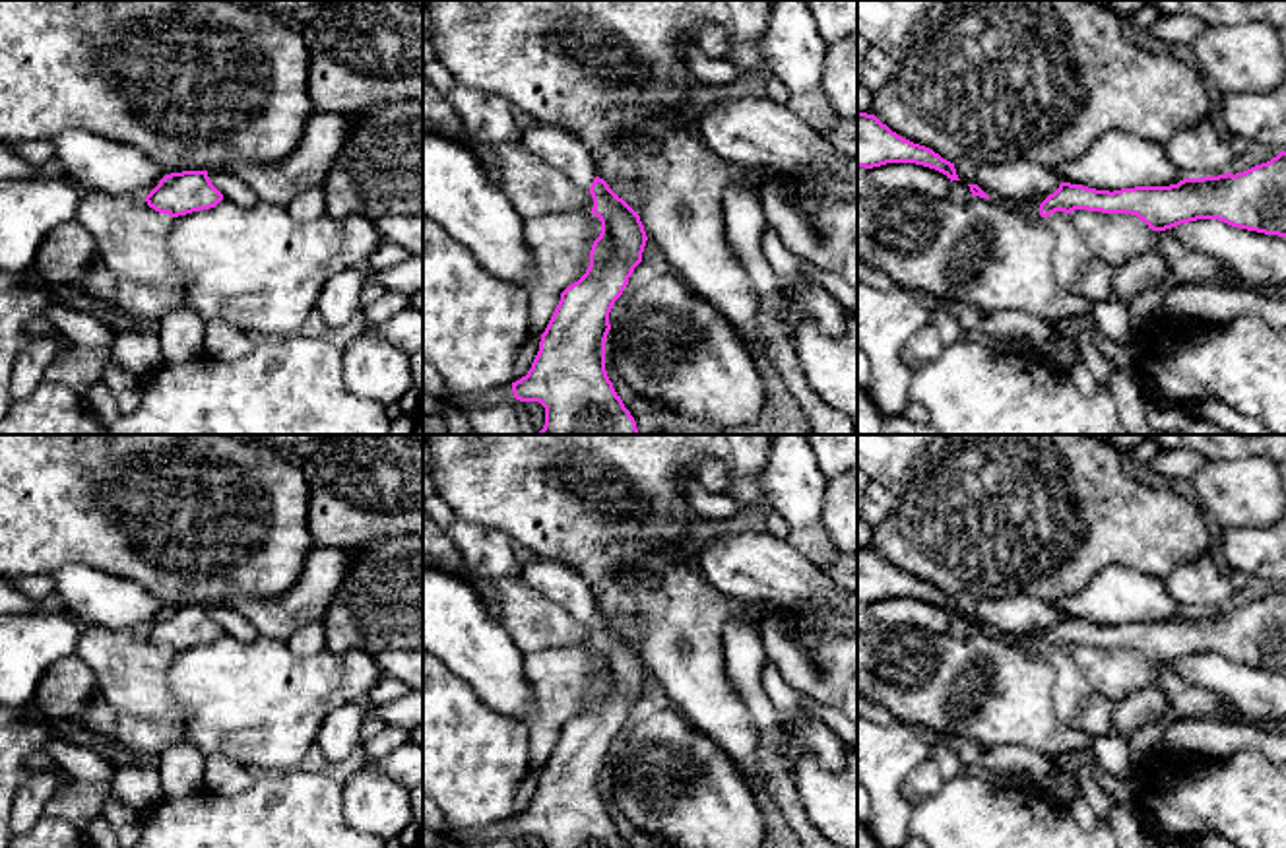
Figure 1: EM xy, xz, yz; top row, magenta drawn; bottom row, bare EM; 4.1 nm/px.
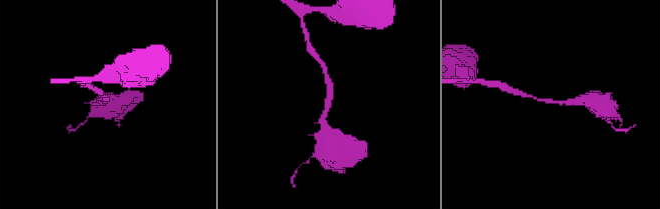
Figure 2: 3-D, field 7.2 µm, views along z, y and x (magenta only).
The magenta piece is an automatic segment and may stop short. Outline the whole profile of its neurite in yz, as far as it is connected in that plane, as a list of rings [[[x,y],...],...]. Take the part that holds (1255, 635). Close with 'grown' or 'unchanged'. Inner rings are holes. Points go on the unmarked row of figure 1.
[[[1286,586],[1243,607],[1183,613],[1170,621],[1096,625],[1061,617],[1040,638],[1053,669],[1053,706],[1063,724],[1088,737],[1106,735],[1113,722],[1113,701],[1098,693],[1071,656],[1075,644],[1131,648],[1152,666],[1197,654],[1218,654],[1232,662],[1286,671]]]; grown

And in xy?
[[[182,605],[165,609],[145,633],[85,625],[76,656],[93,669],[114,712],[173,720],[175,699],[165,677],[173,654],[215,642],[221,635],[208,605]]]; grown

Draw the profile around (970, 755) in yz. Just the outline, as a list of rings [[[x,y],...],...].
[[[956,735],[950,739],[960,755],[964,770],[981,770],[985,774],[1022,774],[1034,786],[1049,784],[1063,768],[1057,757],[1038,753],[1018,745],[997,745],[991,751],[981,751],[974,741]]]

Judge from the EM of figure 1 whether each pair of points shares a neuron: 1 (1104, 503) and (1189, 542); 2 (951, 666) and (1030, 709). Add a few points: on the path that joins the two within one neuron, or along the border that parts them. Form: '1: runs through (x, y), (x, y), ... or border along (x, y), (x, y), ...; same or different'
1: runs through (1125, 522), (1141, 528), (1168, 530); same
2: runs through (974, 656), (988, 654), (1007, 685); same

